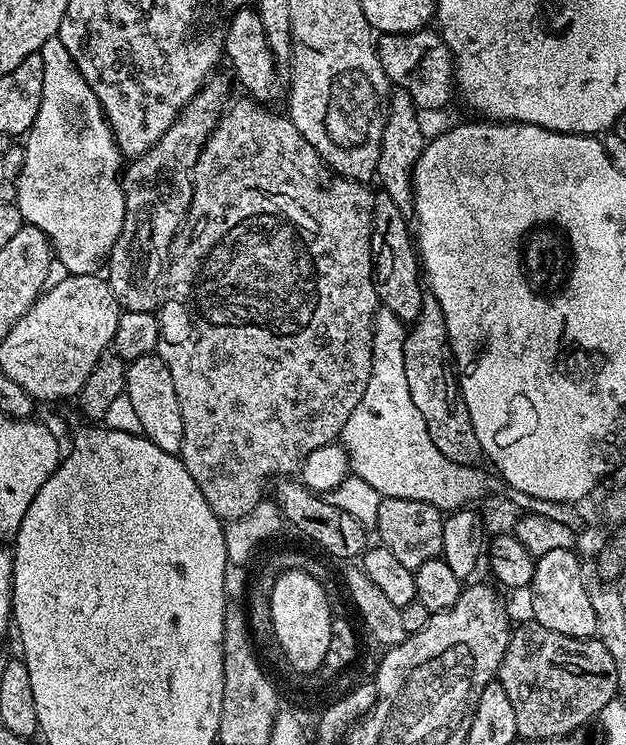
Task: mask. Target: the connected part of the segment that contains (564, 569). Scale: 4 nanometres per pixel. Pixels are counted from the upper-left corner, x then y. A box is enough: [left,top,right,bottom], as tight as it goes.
[530,549,596,640]

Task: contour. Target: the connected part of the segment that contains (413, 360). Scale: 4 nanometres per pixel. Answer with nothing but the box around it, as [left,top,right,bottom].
[404,294,482,465]

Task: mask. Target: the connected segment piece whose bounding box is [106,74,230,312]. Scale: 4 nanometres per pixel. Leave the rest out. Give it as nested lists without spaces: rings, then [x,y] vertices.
[[[213,75],[205,83],[200,92],[188,103],[180,117],[162,134],[162,138],[146,154],[135,157],[132,164],[123,169],[122,183],[124,185],[124,201],[126,202],[126,218],[122,222],[122,234],[118,234],[118,242],[114,242],[114,250],[108,255],[106,261],[106,279],[114,298],[120,303],[121,309],[126,312],[142,310],[151,312],[157,307],[156,283],[161,283],[166,272],[168,252],[172,248],[172,239],[176,231],[184,222],[184,216],[192,201],[192,167],[198,162],[198,154],[204,149],[208,136],[216,129],[220,120],[220,113],[229,103],[228,84],[220,77]]]

